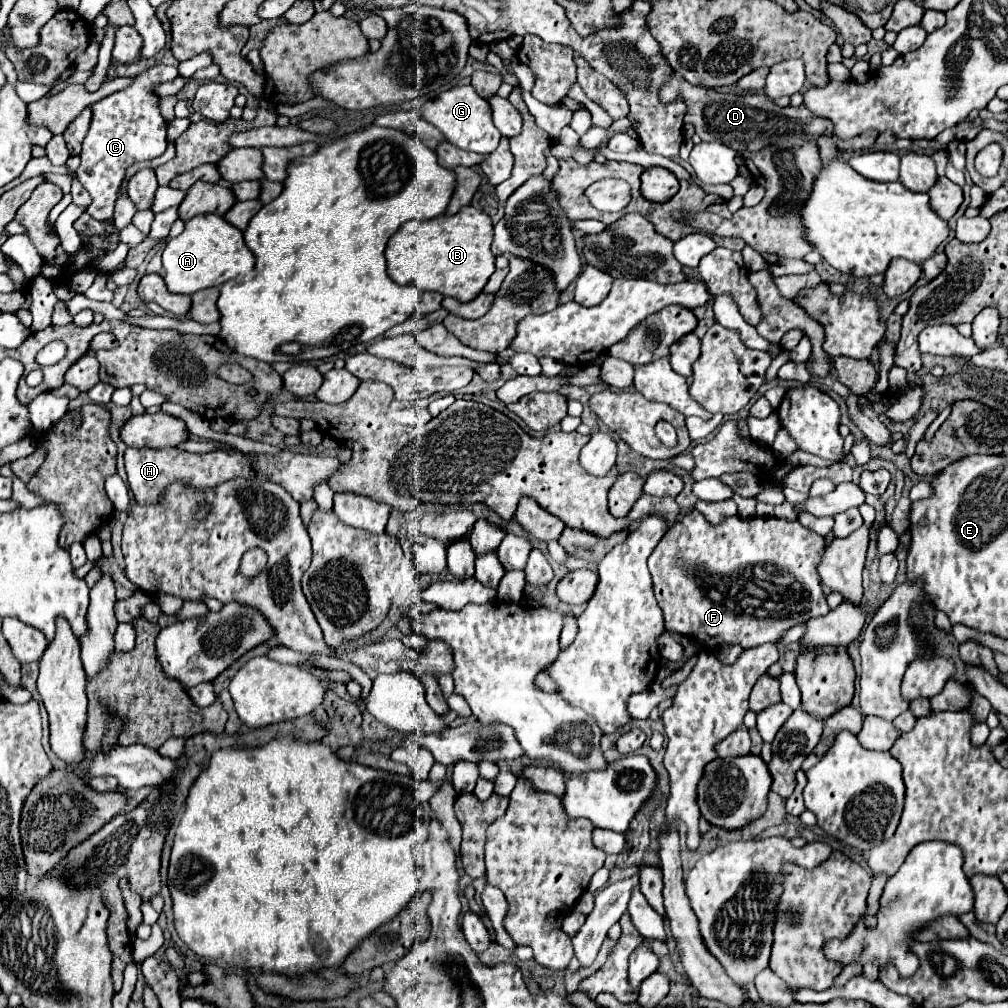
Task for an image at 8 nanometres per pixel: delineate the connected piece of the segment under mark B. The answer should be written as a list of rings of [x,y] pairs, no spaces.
[[[473,206],[461,208],[453,216],[441,214],[433,220],[411,220],[403,224],[387,244],[387,274],[397,284],[415,284],[419,290],[431,290],[469,302],[483,290],[495,272],[491,242],[491,218]]]

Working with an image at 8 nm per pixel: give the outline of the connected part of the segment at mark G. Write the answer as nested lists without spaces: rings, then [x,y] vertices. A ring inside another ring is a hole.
[[[455,86],[447,92],[441,92],[437,98],[427,100],[421,108],[419,114],[433,124],[435,128],[441,130],[445,140],[461,150],[471,150],[477,154],[491,154],[499,146],[499,130],[495,128],[491,120],[491,108],[485,98],[481,98],[473,86]]]

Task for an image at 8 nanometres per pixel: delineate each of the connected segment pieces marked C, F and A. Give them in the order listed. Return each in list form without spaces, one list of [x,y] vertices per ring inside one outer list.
[[[157,64],[155,68],[139,74],[129,88],[115,92],[93,104],[93,120],[91,120],[89,132],[83,140],[81,164],[77,168],[79,182],[91,194],[91,204],[89,204],[87,212],[93,218],[107,220],[113,216],[117,190],[121,186],[125,170],[131,164],[143,162],[143,160],[153,160],[165,152],[165,148],[167,148],[165,126],[167,124],[159,114],[157,94],[153,92],[153,86],[159,82],[165,82],[165,80],[173,80],[177,76],[179,76],[177,68]]]
[[[691,510],[665,532],[649,556],[653,590],[663,608],[665,630],[697,638],[703,648],[707,646],[709,650],[721,644],[741,644],[743,648],[751,648],[765,642],[779,642],[783,630],[829,612],[817,572],[825,548],[825,540],[817,532],[803,528],[799,522],[787,522],[775,516],[747,520],[731,516],[727,522],[713,526],[699,510]]]
[[[201,214],[191,218],[185,224],[185,230],[177,236],[177,238],[169,238],[165,250],[163,250],[163,270],[165,270],[165,284],[173,294],[193,294],[197,290],[203,288],[211,288],[211,286],[221,286],[227,280],[233,280],[241,274],[251,272],[255,266],[255,258],[253,252],[247,248],[245,240],[243,240],[243,232],[239,228],[235,228],[233,224],[229,224],[225,218],[217,216],[217,214]]]

